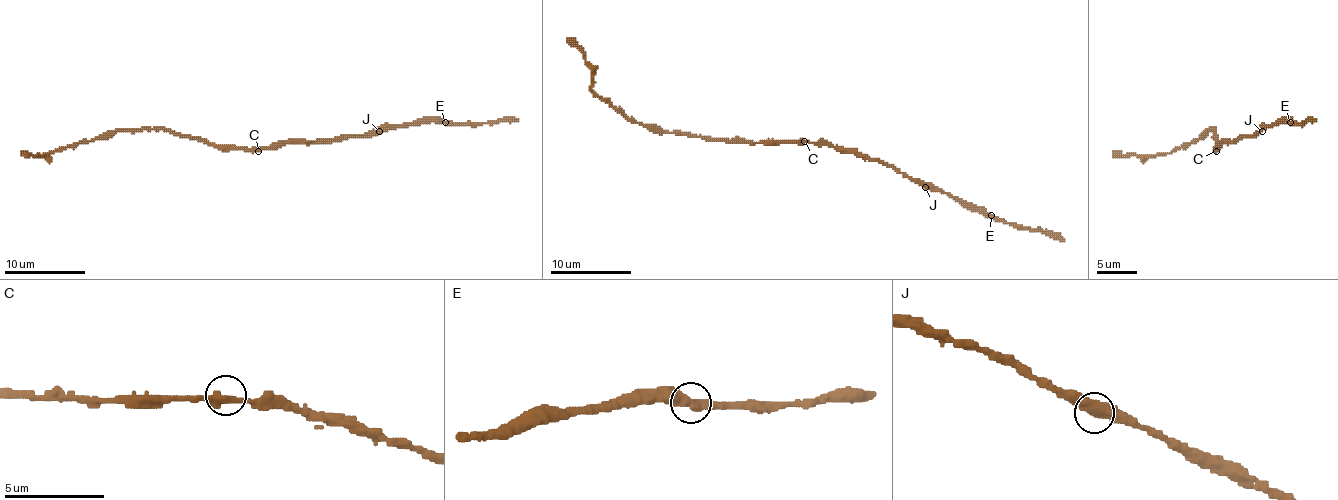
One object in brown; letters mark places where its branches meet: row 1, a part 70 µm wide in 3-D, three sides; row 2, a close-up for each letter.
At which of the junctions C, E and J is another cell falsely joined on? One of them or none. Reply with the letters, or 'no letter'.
no letter

